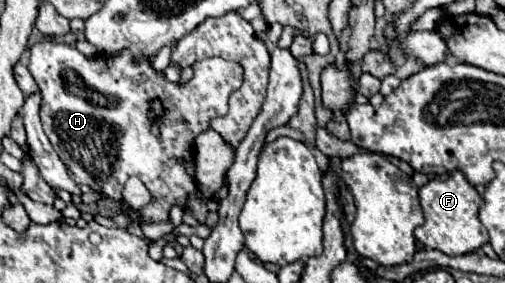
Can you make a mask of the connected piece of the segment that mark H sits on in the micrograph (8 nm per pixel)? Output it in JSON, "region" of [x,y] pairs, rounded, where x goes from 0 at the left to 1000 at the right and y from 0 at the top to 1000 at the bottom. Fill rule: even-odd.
{"region":[[[103,145],[59,166],[55,244],[83,329],[79,420],[87,470],[115,555],[135,590],[139,625],[150,647],[174,654],[190,682],[226,703],[238,753],[265,753],[273,781],[297,795],[333,781],[337,739],[345,724],[364,739],[376,682],[392,675],[388,625],[372,618],[368,604],[368,576],[384,583],[388,477],[416,449],[416,420],[440,413],[448,399],[451,343],[467,322],[467,265],[479,265],[479,237],[471,223],[448,216],[440,201],[416,201],[384,223],[384,272],[372,293],[337,293],[325,251],[309,251],[293,208],[269,208],[257,173],[246,173],[234,194],[170,201],[143,159]],[[301,442],[313,442],[317,484],[301,477]],[[261,618],[269,618],[301,682],[301,710],[277,739],[261,739],[242,689],[246,654]]]}

